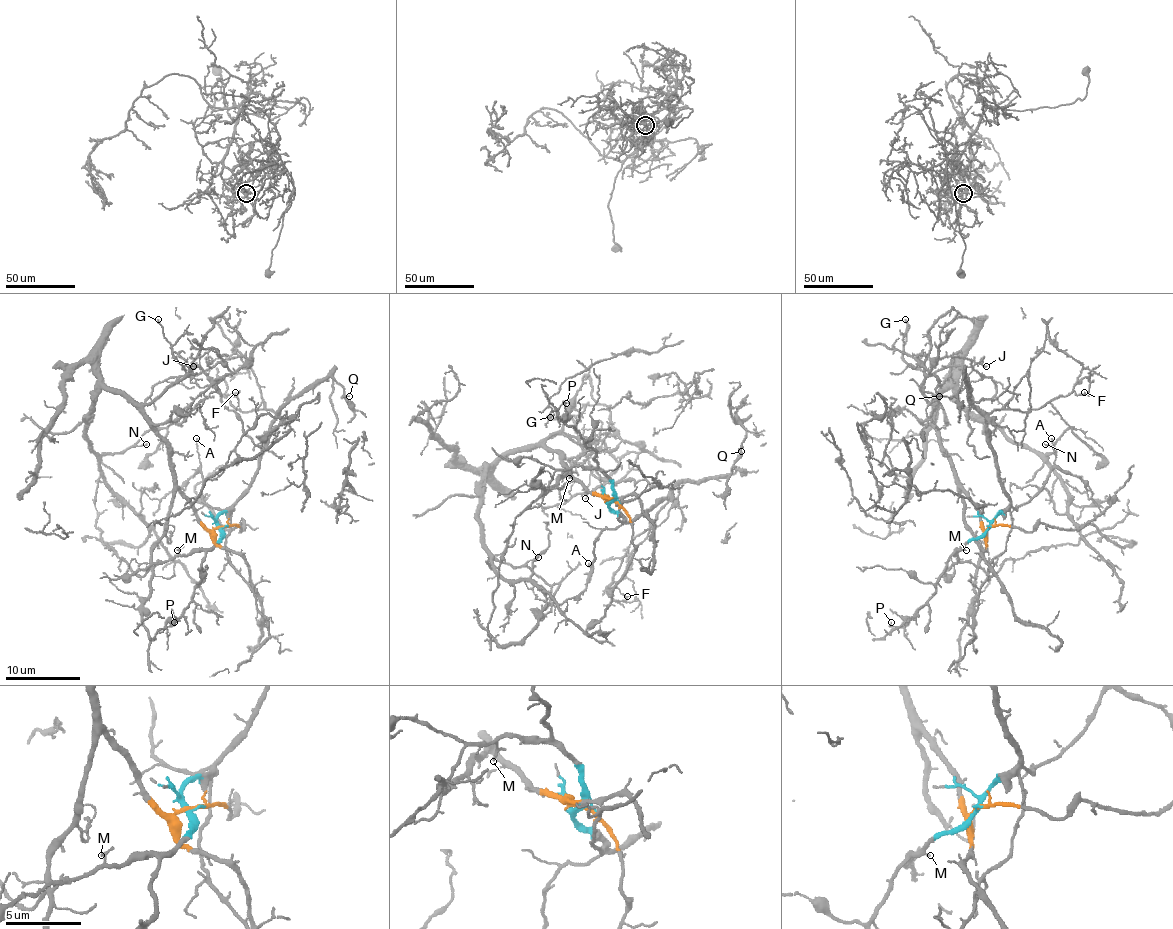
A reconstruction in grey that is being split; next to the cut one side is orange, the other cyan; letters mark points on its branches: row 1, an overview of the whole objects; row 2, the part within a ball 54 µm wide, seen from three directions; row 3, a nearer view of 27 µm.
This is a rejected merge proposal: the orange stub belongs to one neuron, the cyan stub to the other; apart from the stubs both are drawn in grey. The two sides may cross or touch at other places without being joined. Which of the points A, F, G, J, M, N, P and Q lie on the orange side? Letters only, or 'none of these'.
G, J, N

